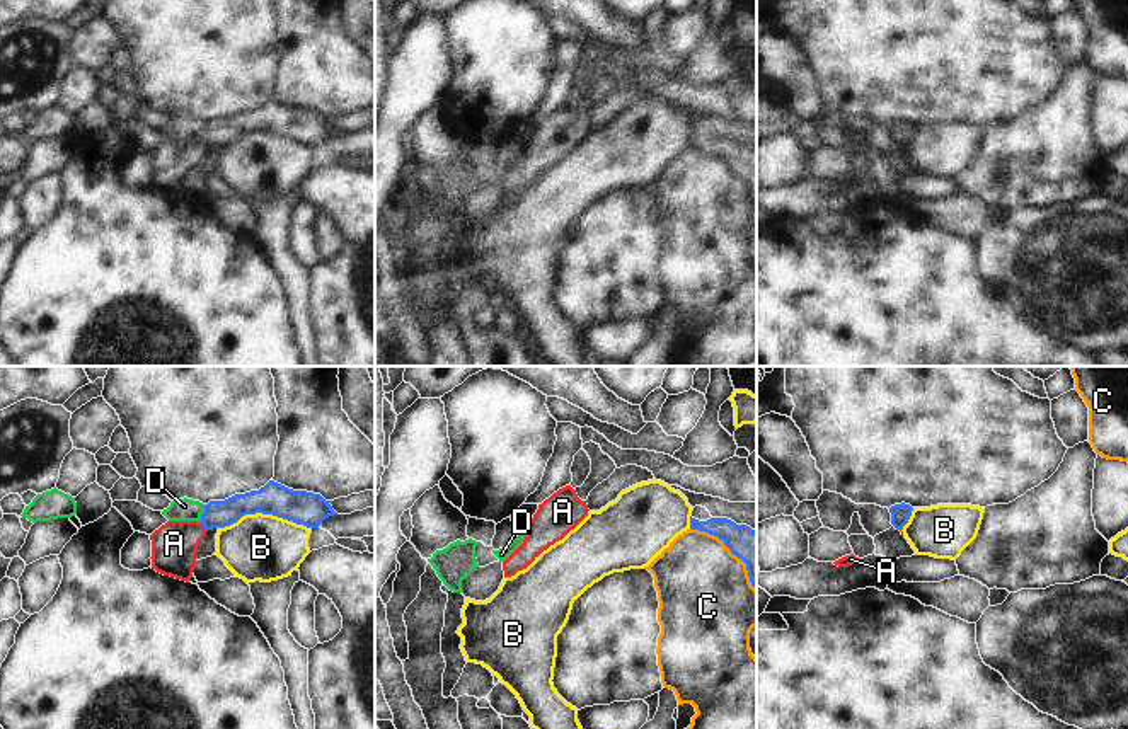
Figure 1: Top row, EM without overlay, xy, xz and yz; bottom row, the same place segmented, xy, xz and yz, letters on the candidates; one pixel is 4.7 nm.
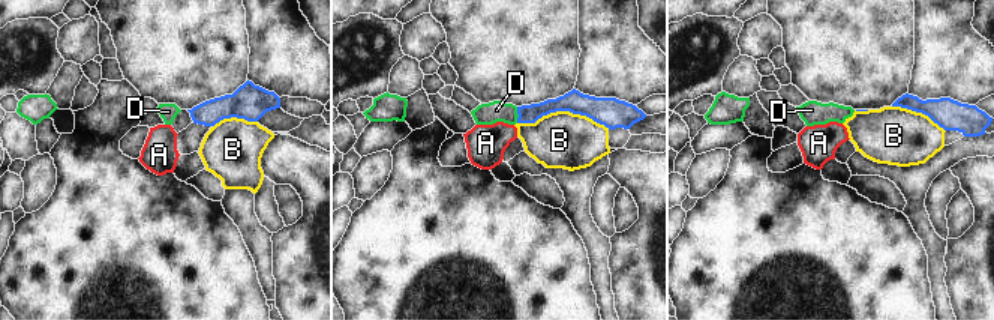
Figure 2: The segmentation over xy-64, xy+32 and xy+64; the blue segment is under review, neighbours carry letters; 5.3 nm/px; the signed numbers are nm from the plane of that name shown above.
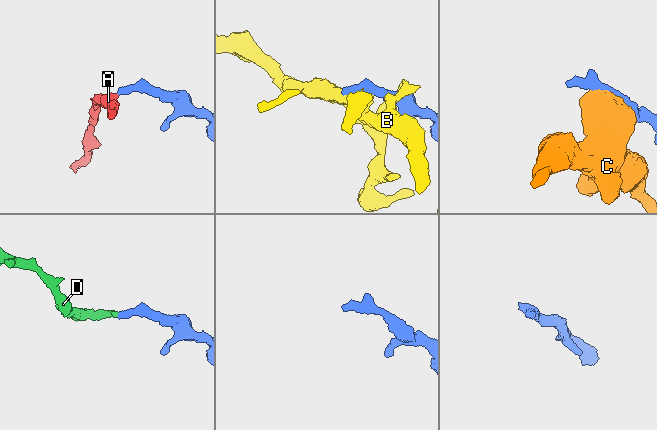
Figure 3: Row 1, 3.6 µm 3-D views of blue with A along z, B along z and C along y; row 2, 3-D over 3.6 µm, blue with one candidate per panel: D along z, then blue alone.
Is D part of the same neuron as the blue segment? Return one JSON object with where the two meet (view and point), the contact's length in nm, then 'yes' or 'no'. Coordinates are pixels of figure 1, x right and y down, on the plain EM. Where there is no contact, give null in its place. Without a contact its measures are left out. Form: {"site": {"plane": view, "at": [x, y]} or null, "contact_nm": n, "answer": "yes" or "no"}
{"site": {"plane": "xy", "at": [203, 132]}, "contact_nm": 90, "answer": "yes"}

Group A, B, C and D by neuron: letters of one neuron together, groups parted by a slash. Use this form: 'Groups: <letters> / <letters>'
Groups: A / B / C / D.

